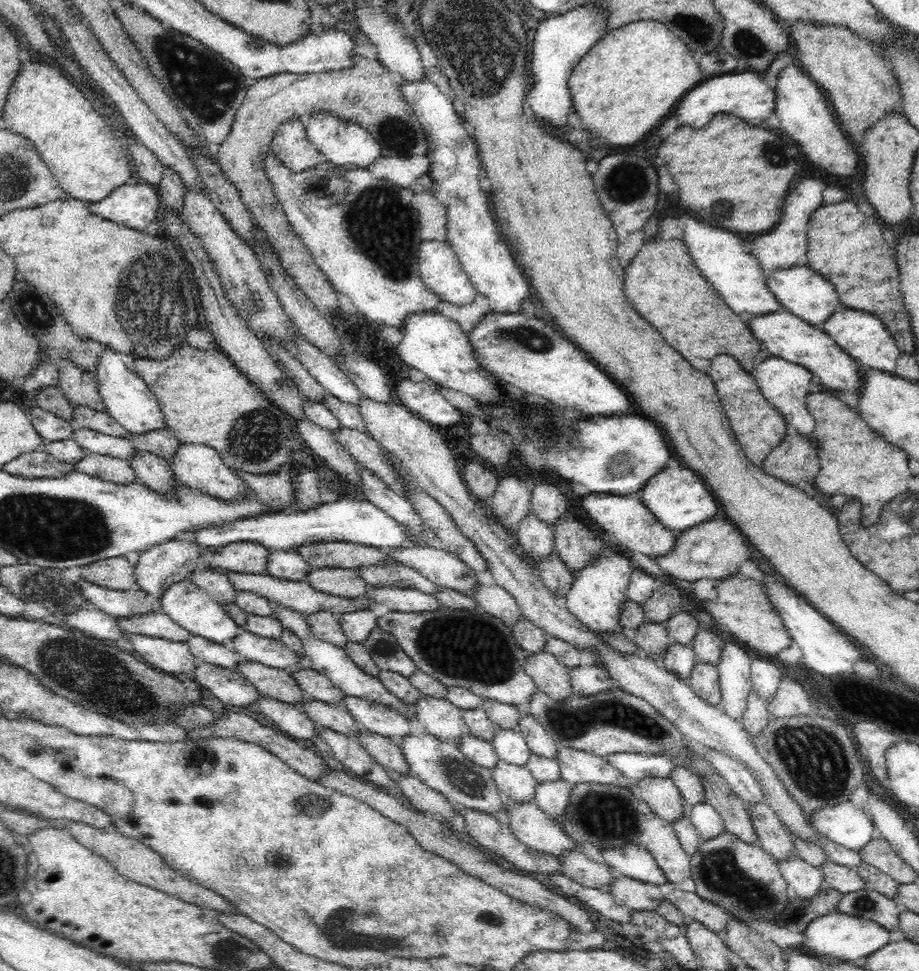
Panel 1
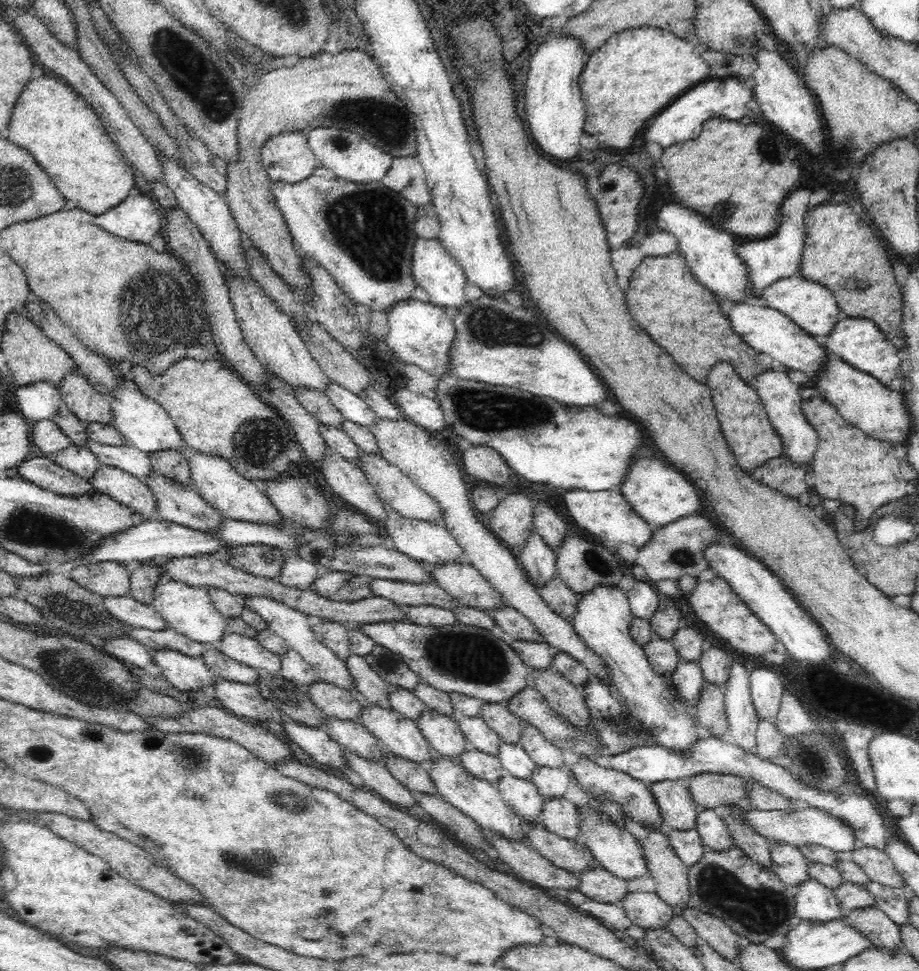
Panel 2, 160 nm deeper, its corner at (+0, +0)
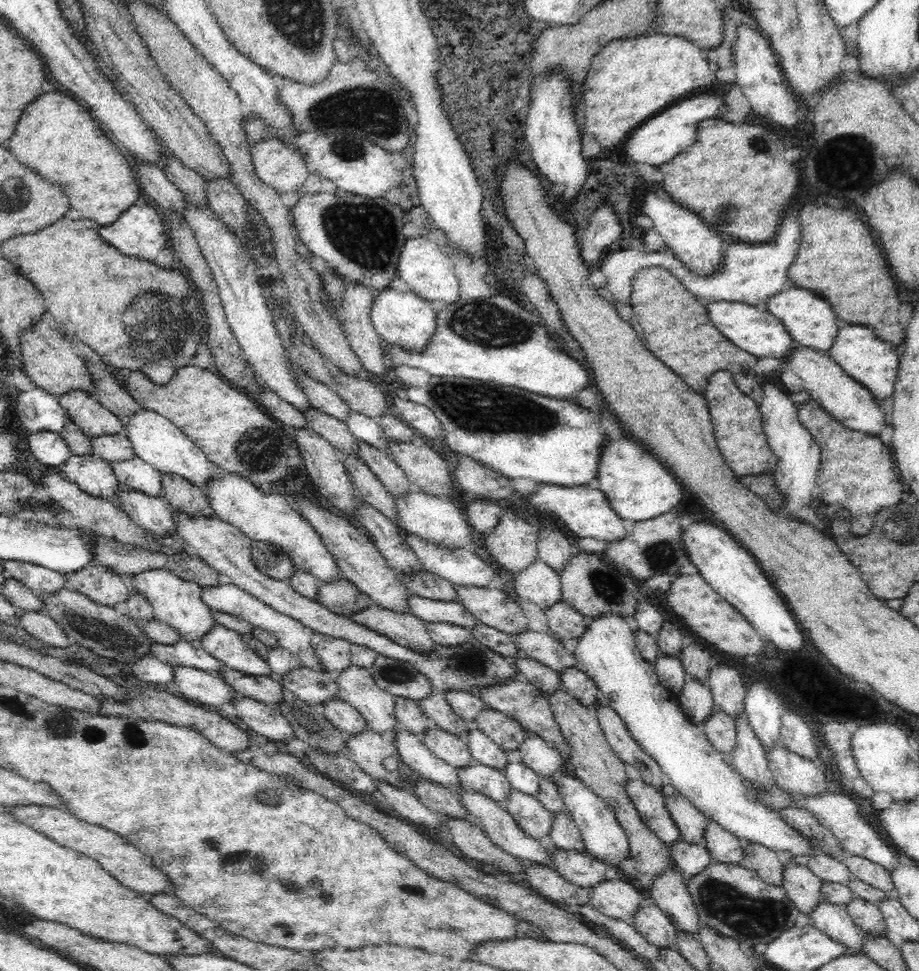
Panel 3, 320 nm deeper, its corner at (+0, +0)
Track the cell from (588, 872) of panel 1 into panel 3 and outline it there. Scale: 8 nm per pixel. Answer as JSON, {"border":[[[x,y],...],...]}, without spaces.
{"border":[[[622,878],[604,880],[592,886],[589,905],[605,914],[608,918],[623,920],[633,924],[634,912],[640,906],[646,906],[647,894],[635,882],[622,881]]]}

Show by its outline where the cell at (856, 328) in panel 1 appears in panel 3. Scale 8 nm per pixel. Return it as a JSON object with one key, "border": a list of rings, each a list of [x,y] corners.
{"border":[[[841,324],[840,331],[830,347],[830,356],[856,382],[864,385],[877,400],[892,396],[899,372],[900,356],[894,343],[886,342],[869,327],[860,324]]]}

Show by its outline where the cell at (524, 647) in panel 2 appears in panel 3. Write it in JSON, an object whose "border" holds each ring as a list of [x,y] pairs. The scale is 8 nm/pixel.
{"border":[[[516,656],[515,660],[518,676],[526,683],[531,683],[538,691],[548,695],[561,690],[561,677],[556,671],[542,666],[533,658]]]}

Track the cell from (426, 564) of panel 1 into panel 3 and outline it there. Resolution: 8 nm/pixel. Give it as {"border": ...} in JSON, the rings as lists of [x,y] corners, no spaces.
{"border":[[[456,587],[460,603],[480,622],[506,634],[528,630],[528,618],[512,596],[489,587]]]}

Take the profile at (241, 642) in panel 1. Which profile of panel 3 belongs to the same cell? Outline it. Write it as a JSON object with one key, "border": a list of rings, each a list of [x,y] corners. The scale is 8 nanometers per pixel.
{"border":[[[221,624],[212,625],[201,638],[199,646],[228,669],[251,676],[270,677],[272,672],[267,661],[246,645],[240,634]]]}

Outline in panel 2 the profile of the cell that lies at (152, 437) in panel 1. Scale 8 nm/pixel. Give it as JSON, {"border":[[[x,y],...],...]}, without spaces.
{"border":[[[160,450],[148,454],[153,470],[158,474],[180,483],[186,488],[193,487],[192,477],[190,477],[190,465],[188,457],[179,450]]]}

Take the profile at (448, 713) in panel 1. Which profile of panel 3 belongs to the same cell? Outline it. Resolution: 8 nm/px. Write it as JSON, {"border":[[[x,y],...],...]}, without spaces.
{"border":[[[435,726],[421,735],[426,748],[436,758],[447,762],[454,768],[466,768],[473,763],[469,745],[464,736],[450,734]]]}

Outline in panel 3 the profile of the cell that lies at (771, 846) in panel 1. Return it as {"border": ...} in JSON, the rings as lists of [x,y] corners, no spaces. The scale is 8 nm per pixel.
{"border":[[[793,855],[787,859],[784,866],[783,889],[787,892],[792,904],[801,914],[810,914],[818,902],[822,902],[822,881],[807,867],[806,864],[795,862]]]}

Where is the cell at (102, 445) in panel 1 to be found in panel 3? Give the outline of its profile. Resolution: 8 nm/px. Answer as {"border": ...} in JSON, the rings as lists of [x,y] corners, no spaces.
{"border":[[[137,456],[122,462],[110,462],[110,467],[120,484],[148,496],[162,496],[161,474]]]}

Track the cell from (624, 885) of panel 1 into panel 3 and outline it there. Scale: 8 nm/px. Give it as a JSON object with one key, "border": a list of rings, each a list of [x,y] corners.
{"border":[[[657,905],[640,907],[634,912],[633,925],[644,938],[660,948],[676,947],[677,930],[672,919]]]}

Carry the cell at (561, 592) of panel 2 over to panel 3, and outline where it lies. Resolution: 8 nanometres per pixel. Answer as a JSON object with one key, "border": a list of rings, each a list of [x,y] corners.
{"border":[[[562,600],[546,611],[549,632],[559,641],[580,638],[588,630],[589,619]]]}

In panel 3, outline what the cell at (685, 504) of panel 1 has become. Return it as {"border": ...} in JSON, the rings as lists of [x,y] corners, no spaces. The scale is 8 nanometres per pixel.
{"border":[[[608,436],[599,454],[599,469],[597,470],[595,488],[600,489],[606,495],[612,510],[615,510],[618,516],[630,523],[650,520],[651,518],[656,518],[656,516],[667,513],[674,506],[680,506],[682,504],[682,498],[688,494],[675,475],[670,473],[665,465],[642,444],[638,444],[632,438],[630,440],[624,437],[616,439],[612,436]]]}

